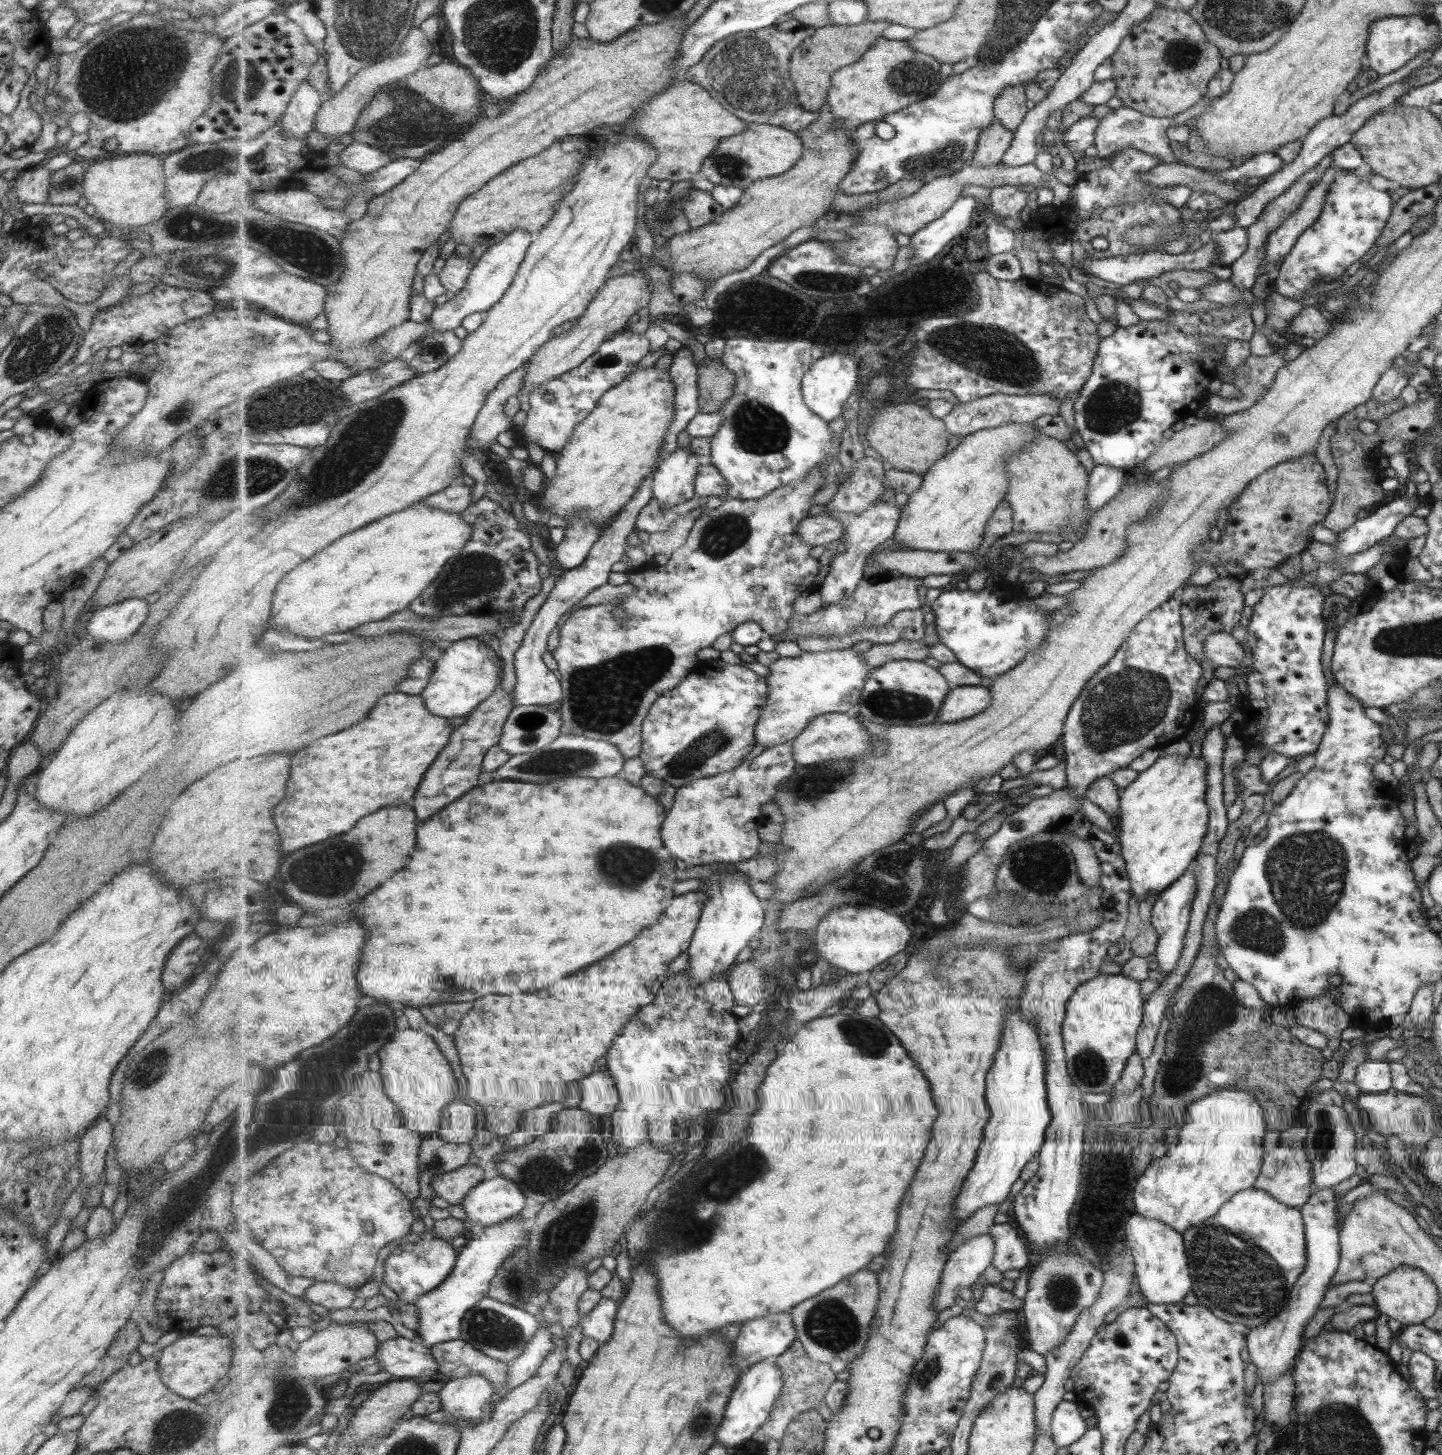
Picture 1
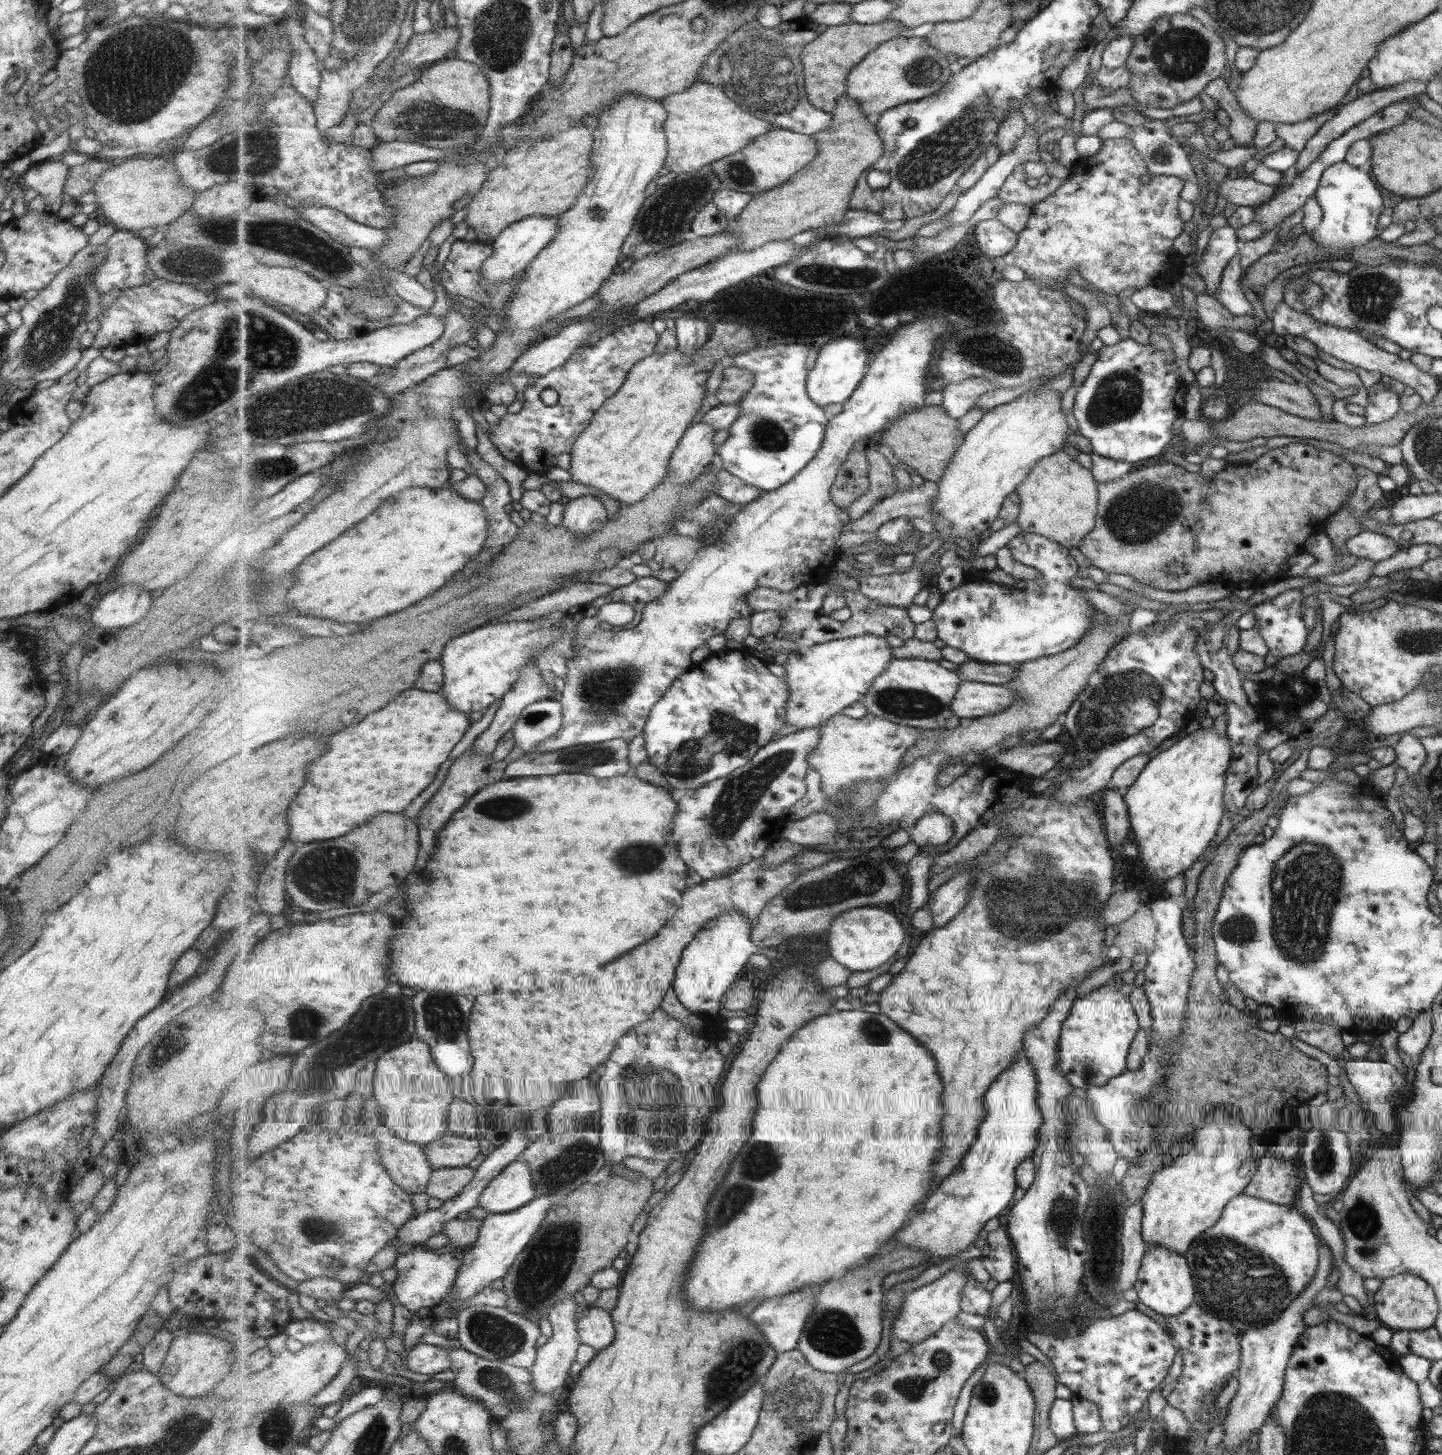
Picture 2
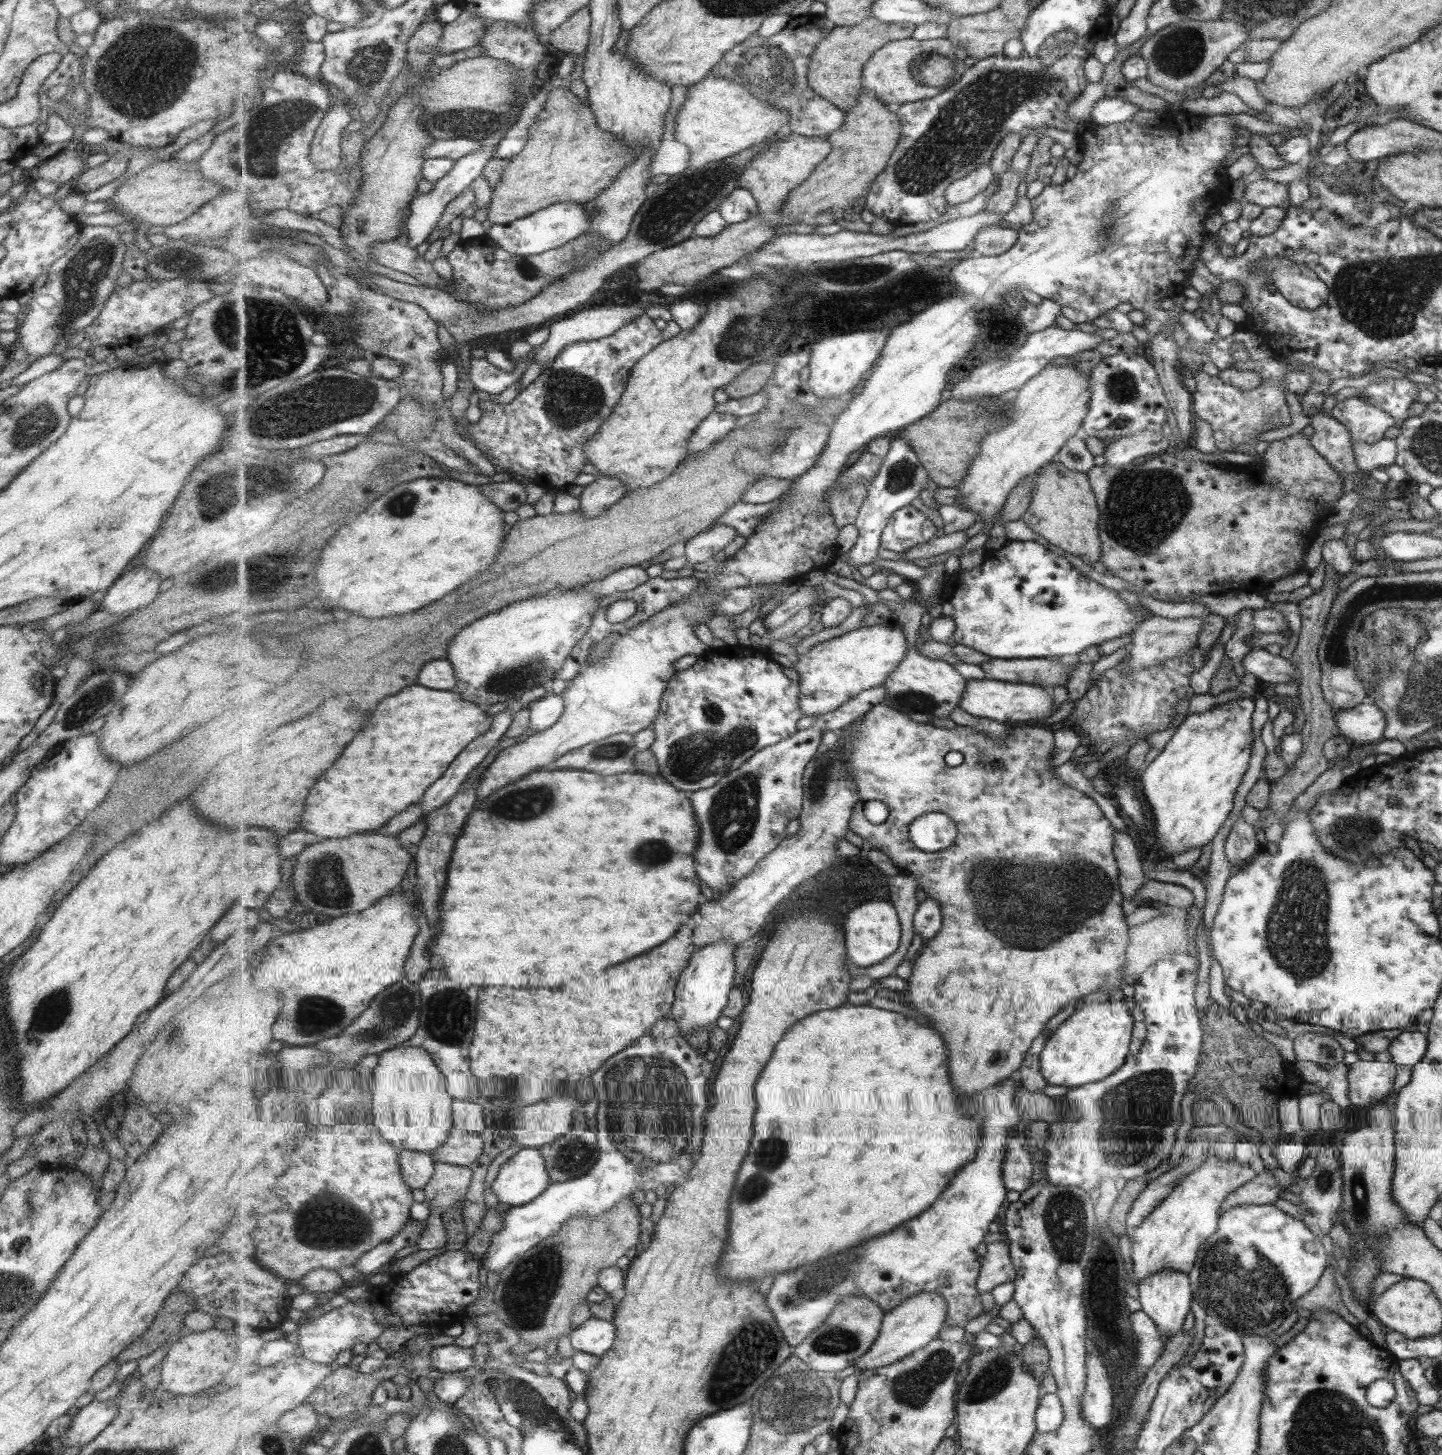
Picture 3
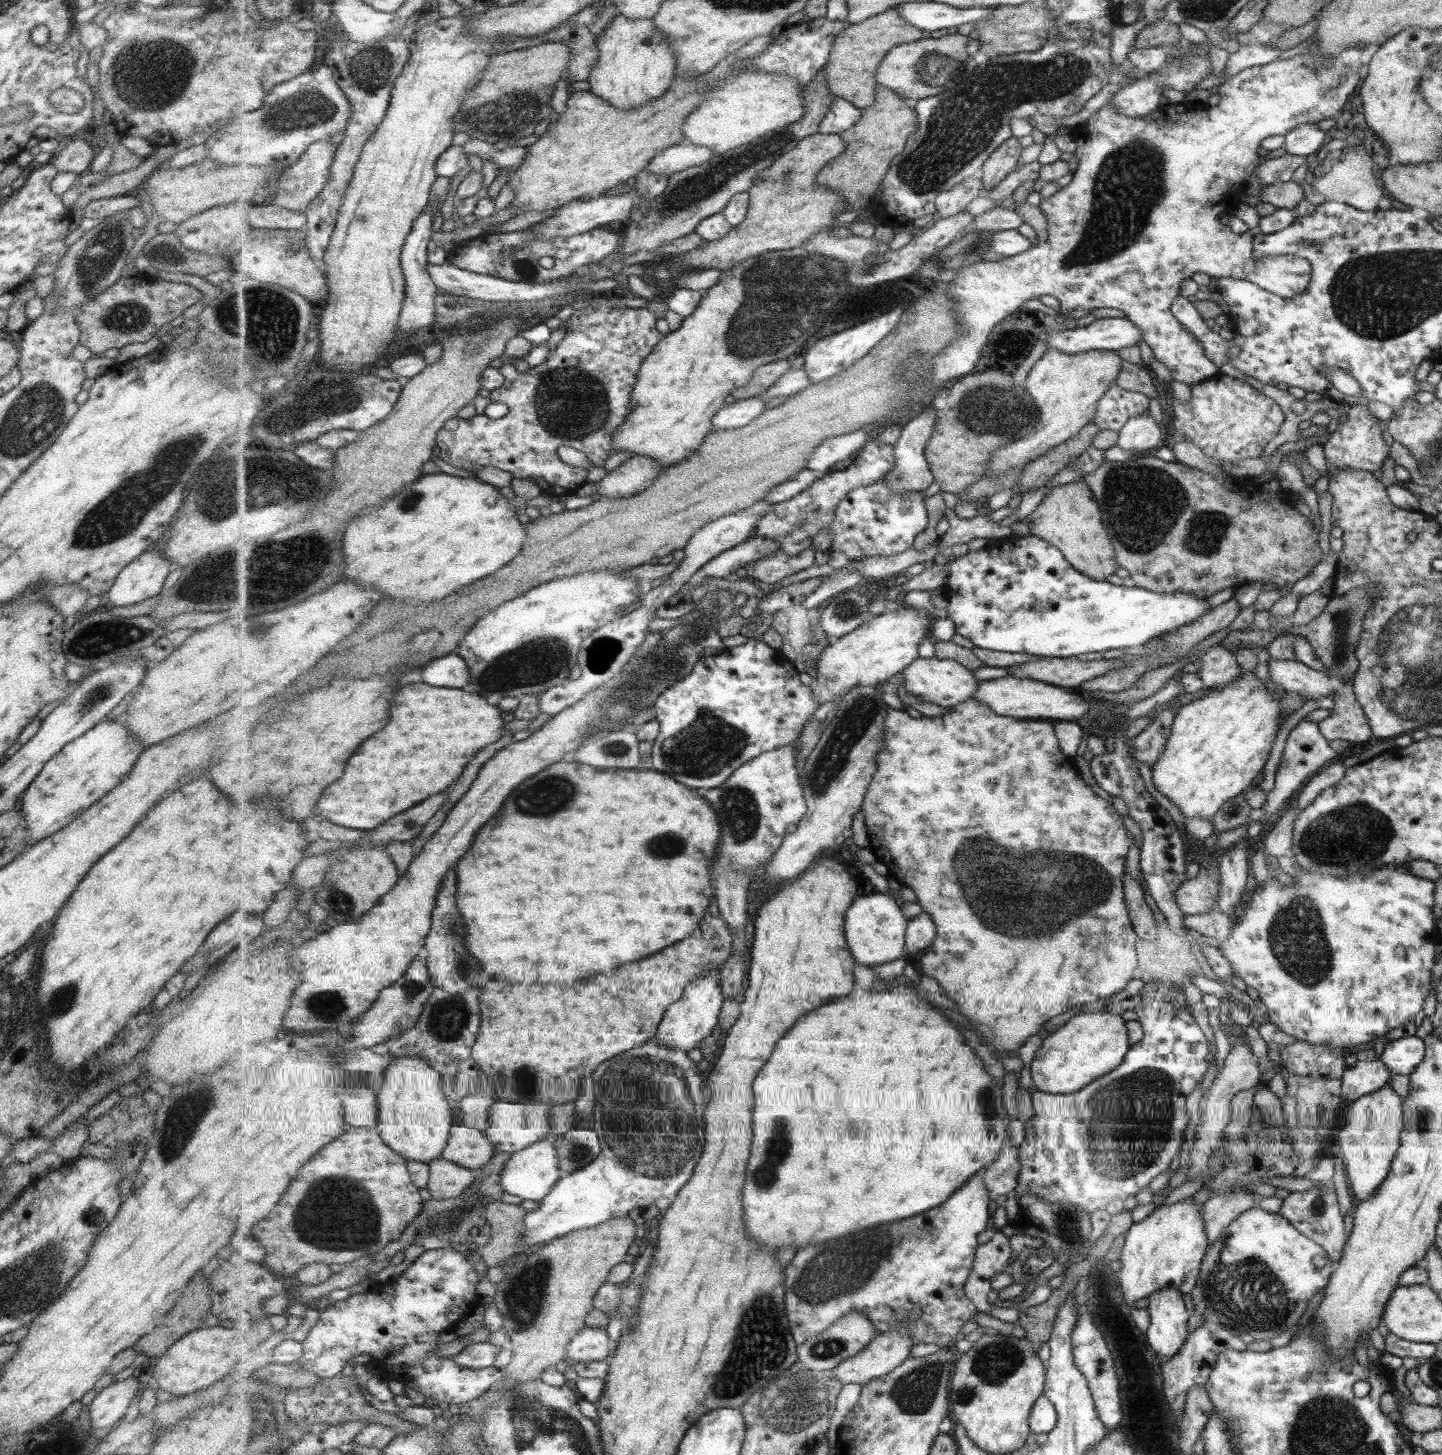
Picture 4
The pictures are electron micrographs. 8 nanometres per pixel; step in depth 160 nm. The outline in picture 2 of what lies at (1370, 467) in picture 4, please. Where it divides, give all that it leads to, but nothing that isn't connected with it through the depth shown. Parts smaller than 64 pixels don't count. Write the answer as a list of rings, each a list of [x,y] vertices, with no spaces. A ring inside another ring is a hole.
[[[1382,385],[1377,392],[1369,389],[1367,395],[1367,406],[1363,408],[1363,419],[1367,425],[1385,423],[1400,411],[1402,401],[1398,401],[1398,394],[1383,389]]]

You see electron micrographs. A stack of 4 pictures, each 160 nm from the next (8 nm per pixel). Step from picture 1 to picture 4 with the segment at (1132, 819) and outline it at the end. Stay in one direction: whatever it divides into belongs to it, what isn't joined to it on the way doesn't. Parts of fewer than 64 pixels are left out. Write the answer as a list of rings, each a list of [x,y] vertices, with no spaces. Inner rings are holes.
[[[1242,669],[1233,682],[1210,688],[1200,698],[1181,705],[1176,710],[1165,749],[1151,767],[1151,780],[1156,791],[1177,806],[1184,819],[1213,818],[1221,804],[1246,791],[1252,780],[1262,771],[1282,722],[1282,694],[1281,688],[1278,688],[1279,691],[1270,693],[1265,684],[1255,678],[1252,671]]]

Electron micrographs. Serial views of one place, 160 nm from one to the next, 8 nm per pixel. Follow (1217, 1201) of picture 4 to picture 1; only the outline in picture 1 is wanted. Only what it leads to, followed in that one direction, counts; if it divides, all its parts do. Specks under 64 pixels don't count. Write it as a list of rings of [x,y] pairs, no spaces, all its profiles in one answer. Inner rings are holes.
[[[1281,1144],[1269,1149],[1268,1153],[1265,1153],[1260,1175],[1252,1184],[1252,1188],[1264,1190],[1281,1204],[1299,1208],[1308,1202],[1313,1191],[1311,1165],[1307,1153],[1302,1147],[1289,1148]]]

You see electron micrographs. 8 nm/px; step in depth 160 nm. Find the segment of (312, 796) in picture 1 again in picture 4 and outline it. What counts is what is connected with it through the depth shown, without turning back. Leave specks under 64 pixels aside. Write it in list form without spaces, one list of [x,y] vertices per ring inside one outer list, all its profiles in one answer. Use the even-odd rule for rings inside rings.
[[[425,682],[409,684],[403,688],[403,692],[399,690],[397,700],[393,700],[393,720],[381,732],[377,732],[377,736],[369,738],[365,748],[361,746],[361,752],[353,756],[341,782],[329,786],[329,792],[325,792],[321,798],[316,812],[341,826],[363,831],[376,829],[380,824],[393,819],[393,816],[453,786],[465,772],[467,764],[473,762],[477,752],[501,740],[508,717],[497,705],[480,694],[465,692],[465,689],[433,688]]]

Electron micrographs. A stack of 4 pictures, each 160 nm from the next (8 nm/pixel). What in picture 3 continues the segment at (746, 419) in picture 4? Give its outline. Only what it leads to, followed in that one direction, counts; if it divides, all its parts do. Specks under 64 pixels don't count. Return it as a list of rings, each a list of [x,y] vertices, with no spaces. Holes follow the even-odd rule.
[[[715,412],[709,416],[697,431],[693,433],[689,443],[690,453],[706,453],[718,440],[724,439],[737,426],[737,416]]]

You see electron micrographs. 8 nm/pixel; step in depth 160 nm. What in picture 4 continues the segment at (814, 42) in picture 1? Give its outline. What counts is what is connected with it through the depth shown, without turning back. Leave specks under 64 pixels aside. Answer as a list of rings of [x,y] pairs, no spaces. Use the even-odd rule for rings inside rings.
[[[895,8],[852,24],[837,37],[829,62],[823,68],[827,72],[827,84],[832,88],[835,97],[851,101],[862,109],[871,108],[876,103],[879,85],[877,71],[889,51],[897,45],[917,42],[926,37],[926,31],[913,26]]]

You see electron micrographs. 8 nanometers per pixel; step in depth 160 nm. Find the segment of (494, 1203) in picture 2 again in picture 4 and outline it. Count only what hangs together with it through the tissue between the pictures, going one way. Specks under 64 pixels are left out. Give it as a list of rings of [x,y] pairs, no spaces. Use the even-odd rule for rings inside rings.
[[[555,1139],[539,1141],[528,1146],[525,1150],[511,1154],[498,1180],[505,1187],[507,1193],[518,1196],[523,1200],[539,1202],[549,1196],[556,1184],[560,1182],[560,1178],[565,1175],[560,1168],[558,1156],[560,1156],[560,1152],[556,1147]]]

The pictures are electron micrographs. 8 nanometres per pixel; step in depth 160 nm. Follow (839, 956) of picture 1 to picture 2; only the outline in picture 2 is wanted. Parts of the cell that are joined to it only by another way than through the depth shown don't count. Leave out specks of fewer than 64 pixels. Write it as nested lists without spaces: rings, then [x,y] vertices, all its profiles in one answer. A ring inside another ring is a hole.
[[[868,906],[853,908],[837,916],[835,922],[831,924],[827,945],[831,946],[831,956],[837,962],[855,972],[867,972],[889,962],[901,950],[903,942],[905,942],[905,928],[901,920],[887,910]]]

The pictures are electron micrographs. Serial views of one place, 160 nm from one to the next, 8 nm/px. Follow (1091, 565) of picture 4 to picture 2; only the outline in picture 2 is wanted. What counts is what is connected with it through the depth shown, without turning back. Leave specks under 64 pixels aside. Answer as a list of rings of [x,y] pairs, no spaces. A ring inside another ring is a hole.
[[[1063,450],[1042,458],[1017,490],[1022,498],[1017,524],[1025,533],[1041,535],[1066,549],[1078,549],[1097,519],[1095,510],[1098,510],[1099,493],[1095,481],[1089,469]]]

